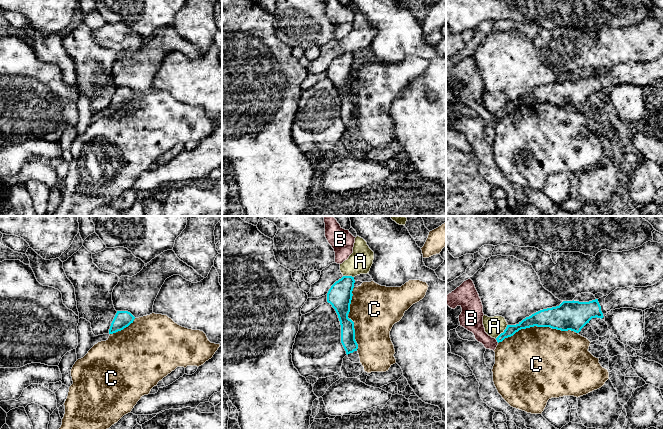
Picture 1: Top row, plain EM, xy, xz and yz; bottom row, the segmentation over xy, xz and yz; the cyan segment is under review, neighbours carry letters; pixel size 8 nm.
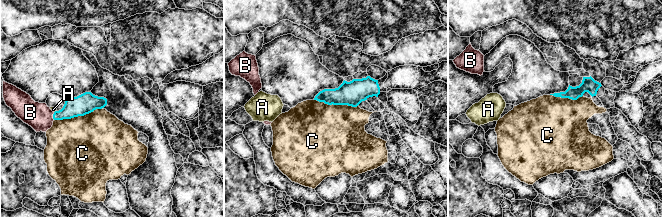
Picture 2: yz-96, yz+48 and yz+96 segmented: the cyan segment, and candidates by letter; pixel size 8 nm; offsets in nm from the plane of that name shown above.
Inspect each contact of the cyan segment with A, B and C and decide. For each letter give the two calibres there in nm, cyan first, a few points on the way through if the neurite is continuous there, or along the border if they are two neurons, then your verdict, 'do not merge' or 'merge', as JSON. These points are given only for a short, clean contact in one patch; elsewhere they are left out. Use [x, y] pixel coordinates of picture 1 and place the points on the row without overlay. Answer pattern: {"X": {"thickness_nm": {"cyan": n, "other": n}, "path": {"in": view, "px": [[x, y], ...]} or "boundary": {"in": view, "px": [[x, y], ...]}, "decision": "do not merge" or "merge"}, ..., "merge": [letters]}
{"A": {"thickness_nm": {"cyan": 90, "other": 160}, "boundary": {"in": "yz", "px": [[507, 100], [506, 104], [495, 114]]}, "decision": "do not merge"}, "B": {"thickness_nm": {"cyan": 90, "other": 160}, "path": {"in": "yz", "px": [[510, 106], [497, 117], [489, 117], [473, 97]]}, "decision": "merge"}, "C": {"thickness_nm": {"cyan": 220, "other": 500}, "decision": "do not merge"}, "merge": ["B"]}

